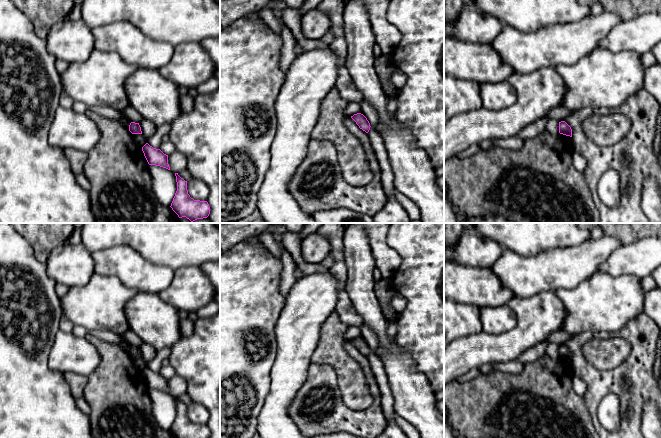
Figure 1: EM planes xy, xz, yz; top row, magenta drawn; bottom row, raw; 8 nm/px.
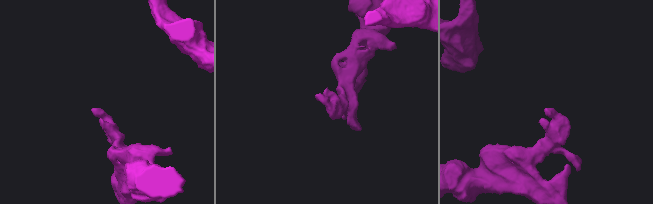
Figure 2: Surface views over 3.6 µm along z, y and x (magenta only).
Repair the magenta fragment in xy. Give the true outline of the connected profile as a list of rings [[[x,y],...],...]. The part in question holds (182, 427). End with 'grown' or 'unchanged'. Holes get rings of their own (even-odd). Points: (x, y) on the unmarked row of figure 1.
[[[175,397],[177,415],[171,427],[171,432],[176,438],[210,438],[207,425],[194,424],[187,414],[187,405]]]; unchanged

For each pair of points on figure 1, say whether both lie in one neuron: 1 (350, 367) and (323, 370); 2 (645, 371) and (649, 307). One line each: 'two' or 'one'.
1: two
2: two

